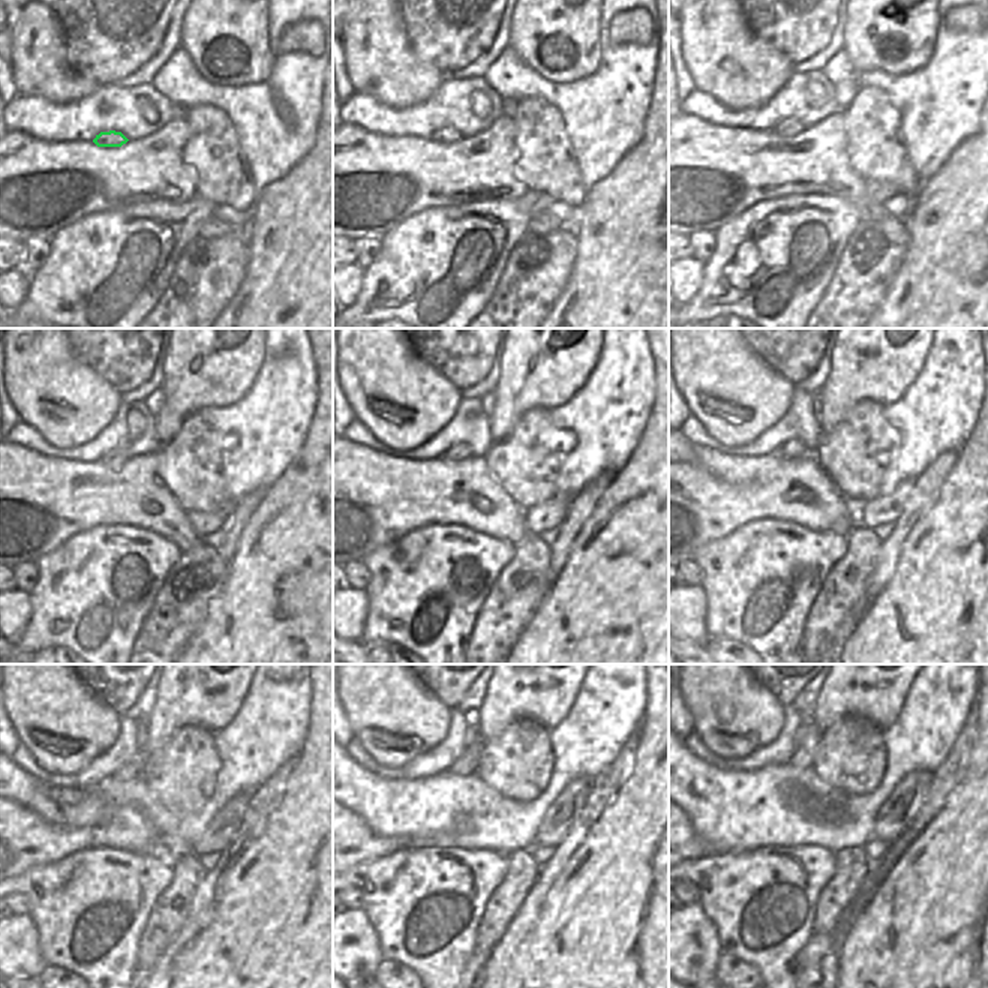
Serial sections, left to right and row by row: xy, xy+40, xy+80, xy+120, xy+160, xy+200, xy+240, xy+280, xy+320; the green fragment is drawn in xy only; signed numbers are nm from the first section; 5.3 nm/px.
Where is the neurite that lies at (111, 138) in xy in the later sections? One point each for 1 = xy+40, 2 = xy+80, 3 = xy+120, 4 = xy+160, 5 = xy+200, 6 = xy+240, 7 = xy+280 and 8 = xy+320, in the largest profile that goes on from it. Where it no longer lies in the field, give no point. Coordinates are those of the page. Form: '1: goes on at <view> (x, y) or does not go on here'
1: goes on at xy+40 (449, 135)
2: goes on at xy+80 (786, 128)
3: goes on at xy+120 (116, 459)
4: goes on at xy+160 (459, 452)
5: goes on at xy+200 (792, 449)
6: goes on at xy+240 (131, 771)
7: goes on at xy+280 (465, 765)
8: goes on at xy+320 (805, 741)

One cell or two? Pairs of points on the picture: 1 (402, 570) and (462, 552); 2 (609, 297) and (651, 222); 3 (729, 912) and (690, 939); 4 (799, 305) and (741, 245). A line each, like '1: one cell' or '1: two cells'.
1: one cell
2: one cell
3: two cells
4: one cell

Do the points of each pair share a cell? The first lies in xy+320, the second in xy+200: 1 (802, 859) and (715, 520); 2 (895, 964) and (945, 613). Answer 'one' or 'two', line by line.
1: two
2: one

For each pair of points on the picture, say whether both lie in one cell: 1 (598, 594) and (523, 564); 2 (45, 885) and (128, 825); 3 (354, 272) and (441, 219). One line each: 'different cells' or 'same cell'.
1: different cells
2: different cells
3: different cells

